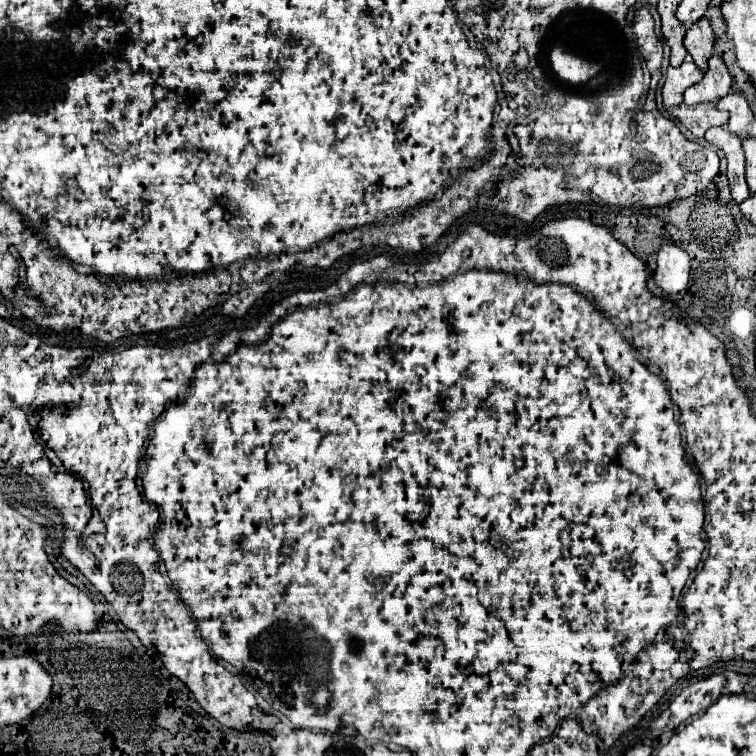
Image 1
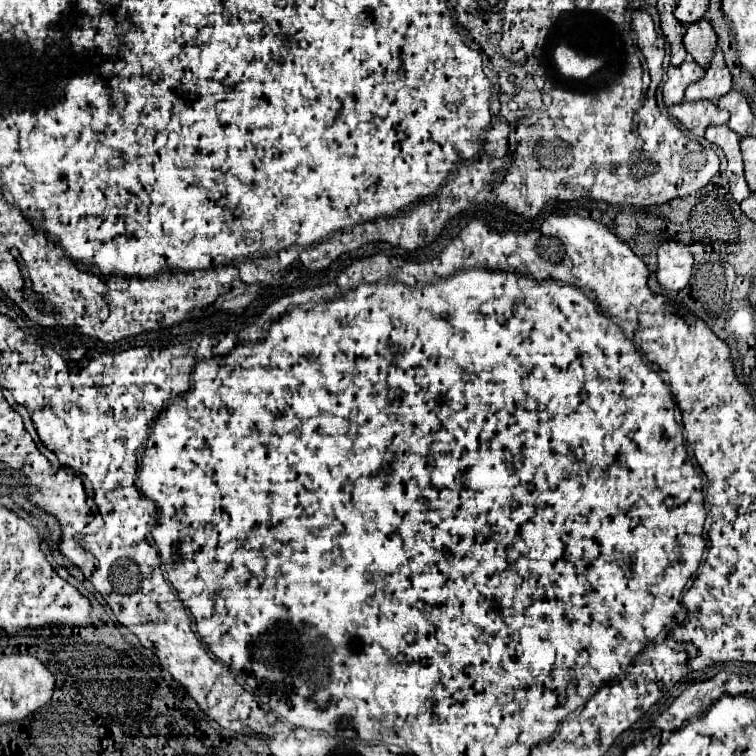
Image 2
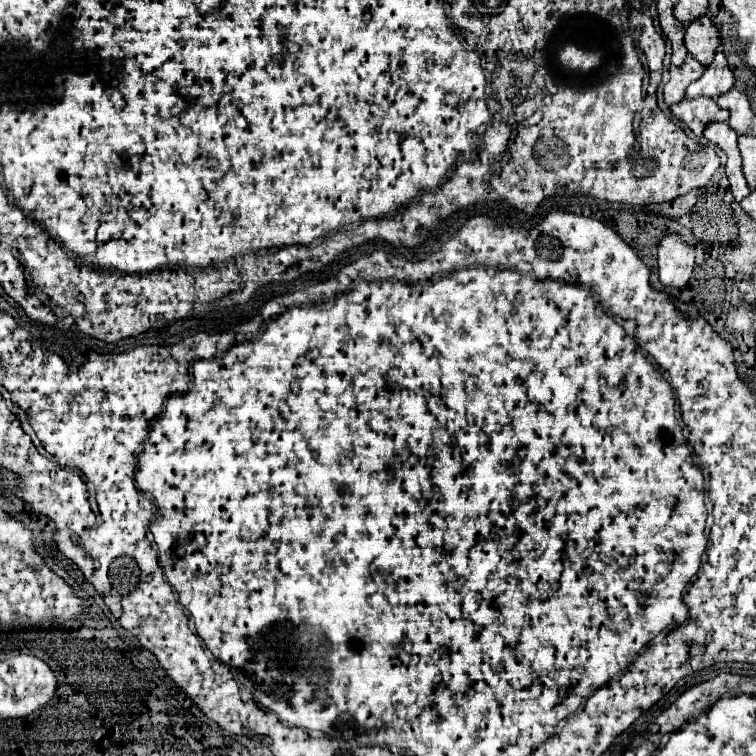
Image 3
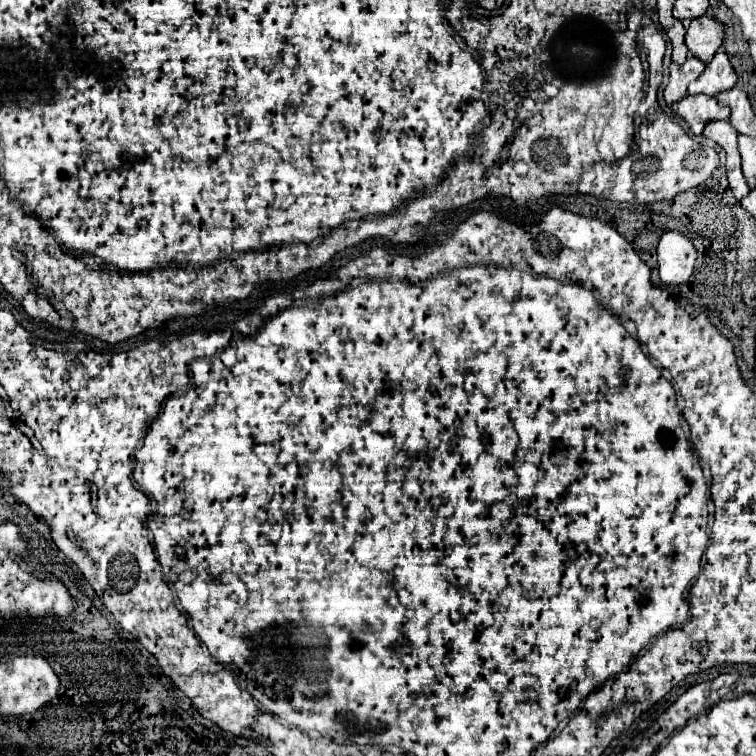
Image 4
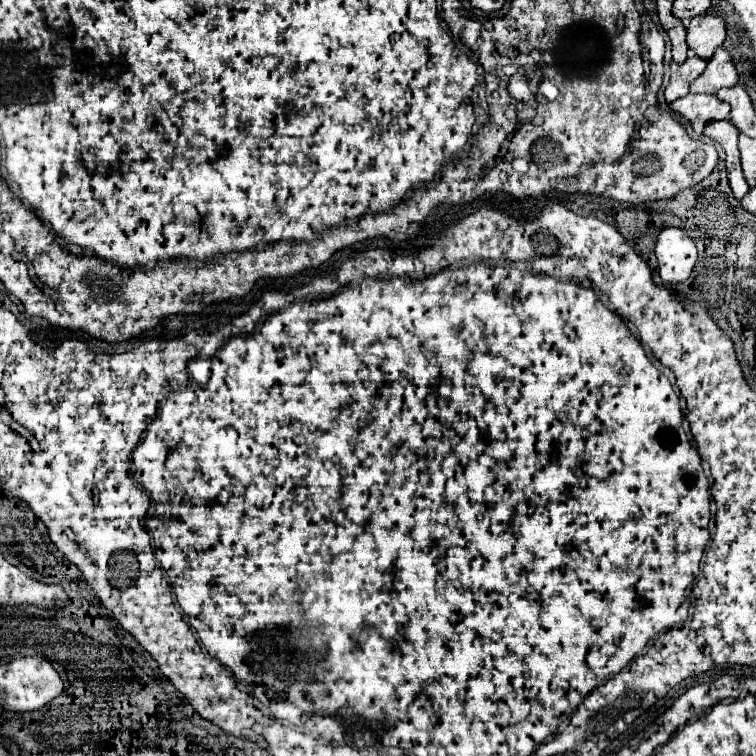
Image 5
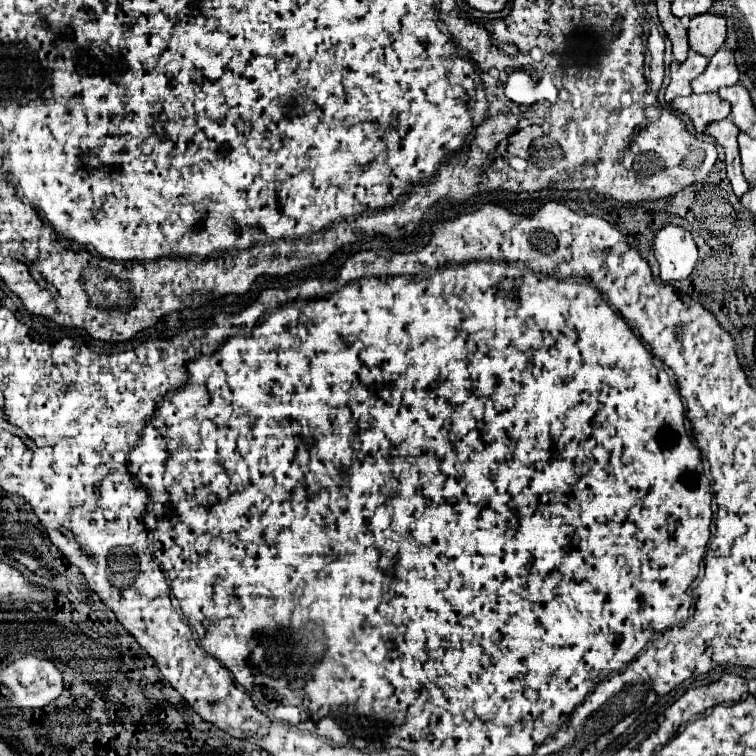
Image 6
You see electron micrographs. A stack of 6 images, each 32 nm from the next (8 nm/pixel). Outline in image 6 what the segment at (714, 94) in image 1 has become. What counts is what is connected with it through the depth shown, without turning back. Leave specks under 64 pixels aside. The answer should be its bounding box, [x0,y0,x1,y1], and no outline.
[692,48,738,94]

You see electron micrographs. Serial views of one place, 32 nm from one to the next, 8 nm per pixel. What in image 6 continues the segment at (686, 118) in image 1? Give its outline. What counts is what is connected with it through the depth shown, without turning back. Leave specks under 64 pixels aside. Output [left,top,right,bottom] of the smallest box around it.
[670,94,730,134]

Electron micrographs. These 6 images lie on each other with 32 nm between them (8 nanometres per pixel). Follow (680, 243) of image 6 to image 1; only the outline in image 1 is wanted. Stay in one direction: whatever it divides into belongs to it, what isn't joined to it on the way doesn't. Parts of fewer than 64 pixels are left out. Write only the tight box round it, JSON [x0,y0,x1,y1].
[654,244,690,296]

